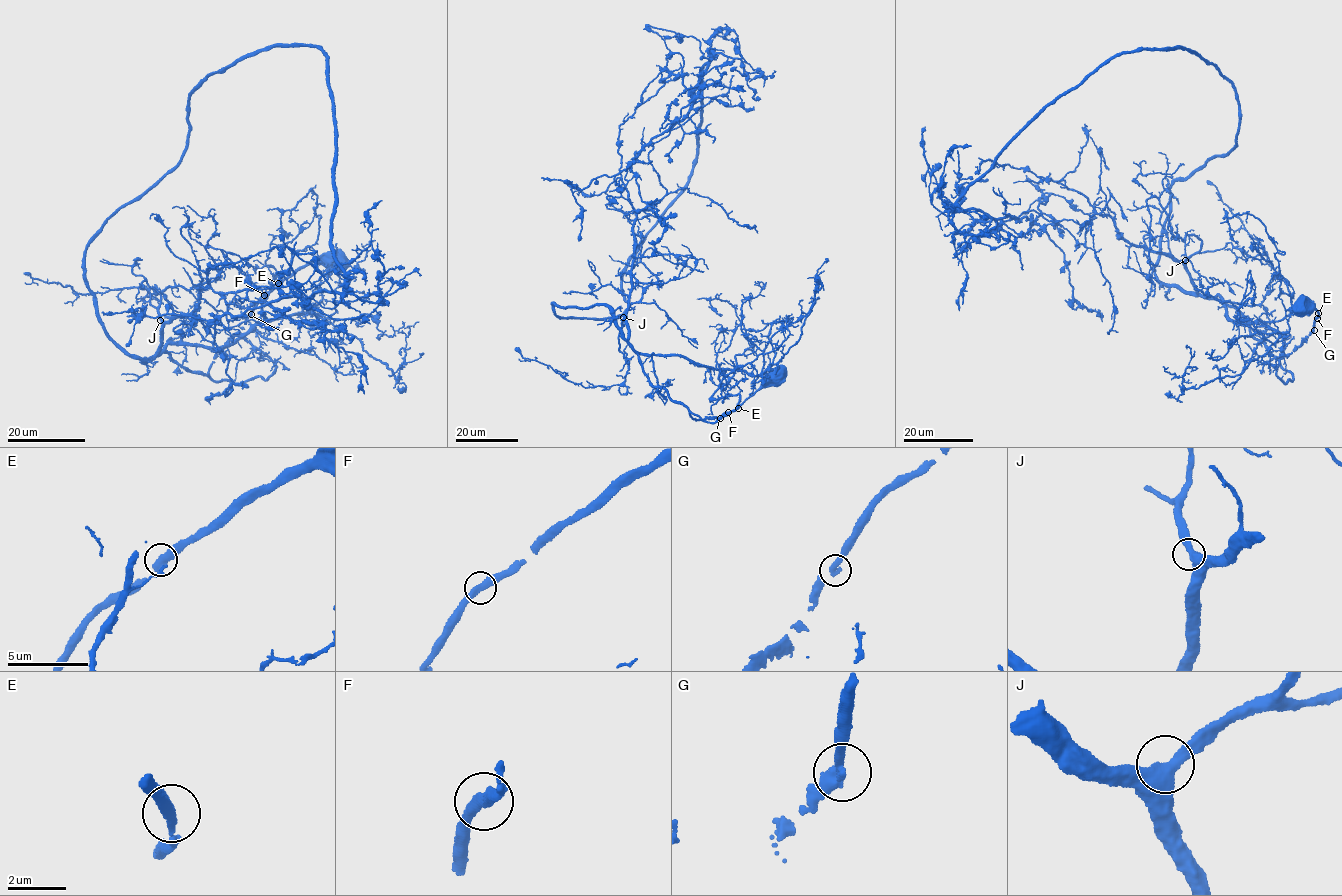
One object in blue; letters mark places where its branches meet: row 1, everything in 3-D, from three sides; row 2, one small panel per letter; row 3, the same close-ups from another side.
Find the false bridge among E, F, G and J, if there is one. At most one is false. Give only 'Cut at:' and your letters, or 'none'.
Cut at: none

